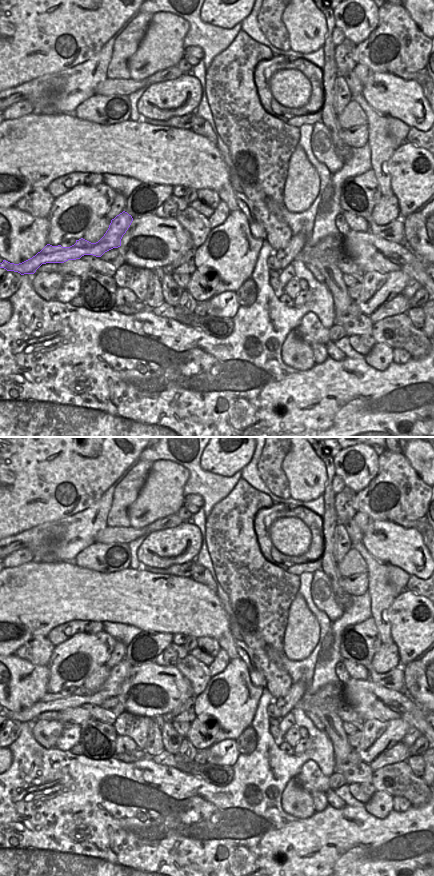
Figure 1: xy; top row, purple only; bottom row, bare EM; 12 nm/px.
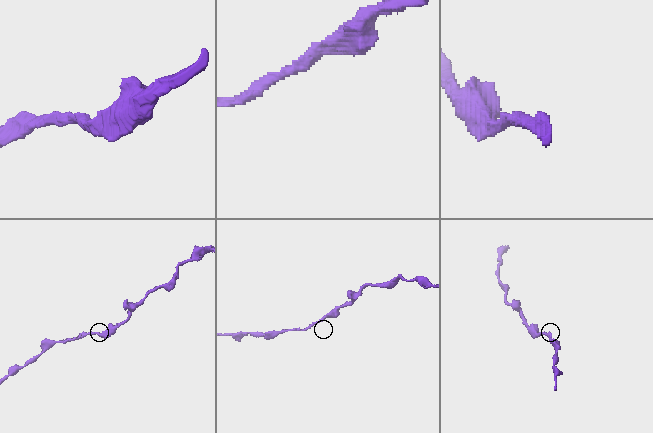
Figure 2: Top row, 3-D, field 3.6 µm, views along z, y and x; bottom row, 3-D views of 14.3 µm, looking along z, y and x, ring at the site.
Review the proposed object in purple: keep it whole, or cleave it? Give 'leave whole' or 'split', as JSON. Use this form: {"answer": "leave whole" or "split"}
{"answer": "leave whole"}

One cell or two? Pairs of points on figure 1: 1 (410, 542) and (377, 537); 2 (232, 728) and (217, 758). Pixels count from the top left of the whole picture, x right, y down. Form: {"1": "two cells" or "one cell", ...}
{"1": "one cell", "2": "two cells"}

